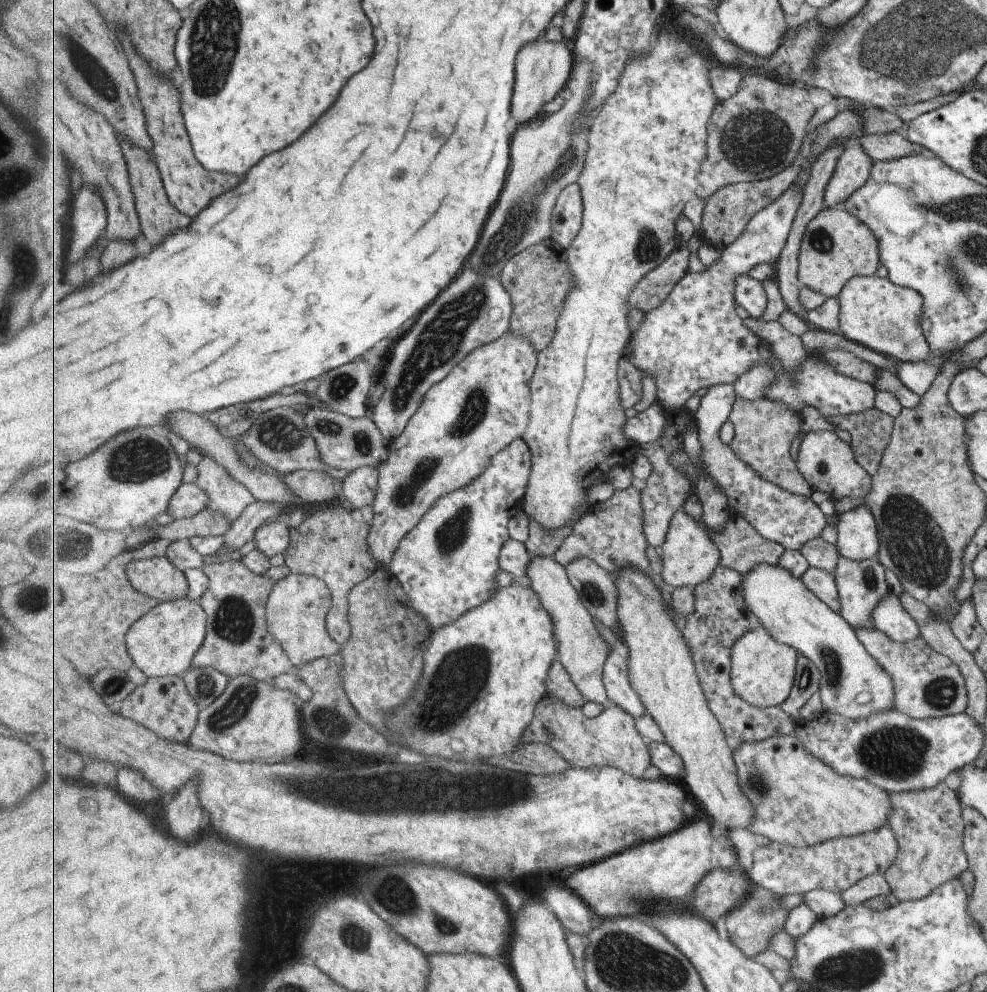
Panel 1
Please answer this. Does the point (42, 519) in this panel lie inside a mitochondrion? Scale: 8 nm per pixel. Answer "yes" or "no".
no

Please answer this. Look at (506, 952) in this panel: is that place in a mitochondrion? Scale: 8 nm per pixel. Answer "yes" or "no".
no

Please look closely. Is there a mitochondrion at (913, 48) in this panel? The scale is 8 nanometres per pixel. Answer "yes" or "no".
yes

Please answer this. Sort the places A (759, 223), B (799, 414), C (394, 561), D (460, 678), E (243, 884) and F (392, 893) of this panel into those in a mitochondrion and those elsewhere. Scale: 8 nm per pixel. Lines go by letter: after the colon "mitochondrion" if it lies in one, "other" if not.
A: other
B: other
C: other
D: mitochondrion
E: mitochondrion
F: mitochondrion

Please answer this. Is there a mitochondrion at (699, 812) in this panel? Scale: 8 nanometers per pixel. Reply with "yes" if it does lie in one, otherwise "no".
no

